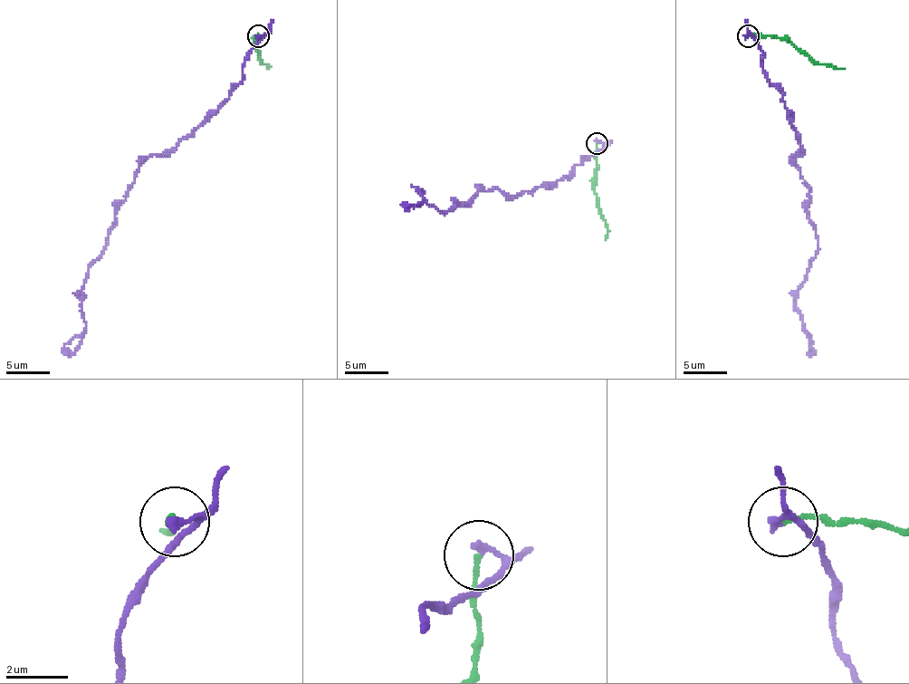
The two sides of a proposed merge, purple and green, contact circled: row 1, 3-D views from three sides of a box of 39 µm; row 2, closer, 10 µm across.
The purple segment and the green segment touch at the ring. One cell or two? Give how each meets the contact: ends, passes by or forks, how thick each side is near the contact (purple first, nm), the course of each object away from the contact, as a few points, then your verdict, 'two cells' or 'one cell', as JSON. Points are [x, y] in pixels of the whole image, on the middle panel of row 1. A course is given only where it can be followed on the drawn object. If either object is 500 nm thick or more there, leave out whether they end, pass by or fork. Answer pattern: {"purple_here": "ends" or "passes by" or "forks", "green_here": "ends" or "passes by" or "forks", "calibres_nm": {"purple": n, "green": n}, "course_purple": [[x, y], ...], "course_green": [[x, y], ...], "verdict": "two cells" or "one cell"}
{"purple_here": "passes by", "green_here": "ends", "calibres_nm": {"purple": 180, "green": 160}, "course_purple": [[597, 142], [603, 147], [568, 178], [511, 196], [488, 189], [446, 213], [420, 191], [425, 197], [403, 202]], "course_green": [[597, 142], [594, 191], [607, 228], [605, 239]], "verdict": "two cells"}

